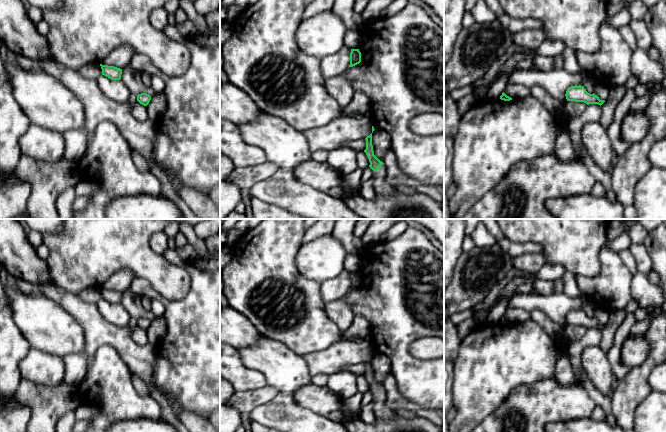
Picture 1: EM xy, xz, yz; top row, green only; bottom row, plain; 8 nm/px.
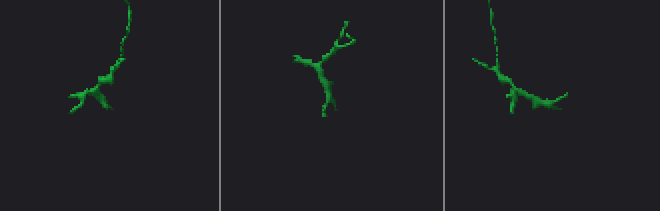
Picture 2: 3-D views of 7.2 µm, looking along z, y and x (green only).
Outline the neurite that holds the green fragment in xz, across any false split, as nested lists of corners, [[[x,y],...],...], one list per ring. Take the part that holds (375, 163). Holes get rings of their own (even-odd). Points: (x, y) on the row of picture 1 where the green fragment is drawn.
[[[372,133],[365,138],[366,140],[366,149],[364,152],[366,153],[370,165],[369,167],[373,170],[373,187],[376,194],[379,194],[384,197],[390,197],[394,193],[394,186],[389,184],[386,181],[386,167],[382,161],[380,161],[375,155],[373,151],[372,145]]]

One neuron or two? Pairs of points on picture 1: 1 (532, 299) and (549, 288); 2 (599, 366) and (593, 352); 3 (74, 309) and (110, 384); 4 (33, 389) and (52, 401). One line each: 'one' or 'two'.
1: two
2: one
3: two
4: one

